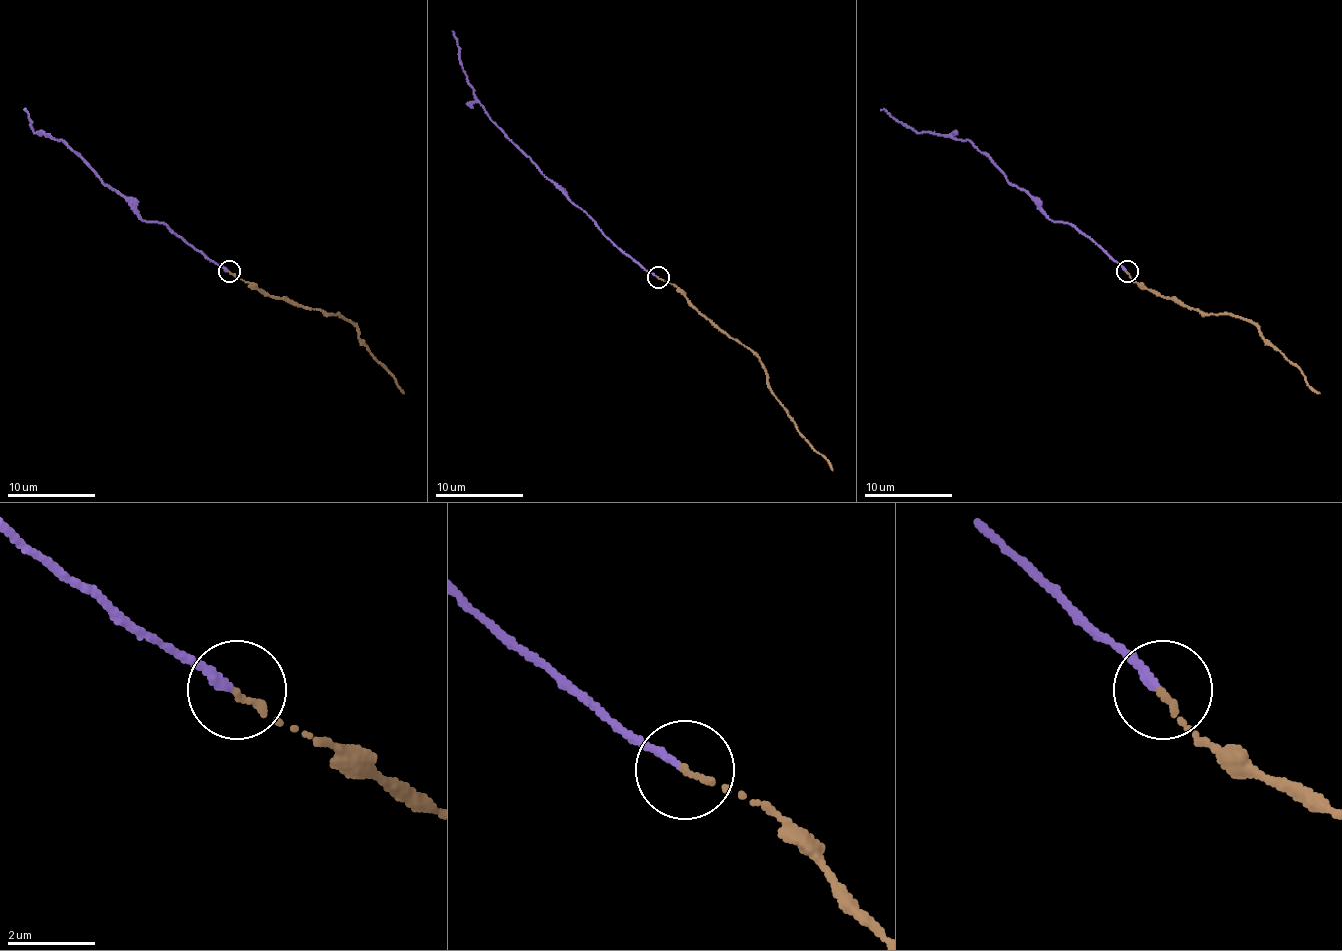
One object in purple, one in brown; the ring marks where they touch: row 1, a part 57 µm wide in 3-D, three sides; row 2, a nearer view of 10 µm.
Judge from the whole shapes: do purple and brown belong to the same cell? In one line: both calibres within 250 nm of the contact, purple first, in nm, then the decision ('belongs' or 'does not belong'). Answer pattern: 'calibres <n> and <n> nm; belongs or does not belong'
calibres 180 and 150 nm; belongs

